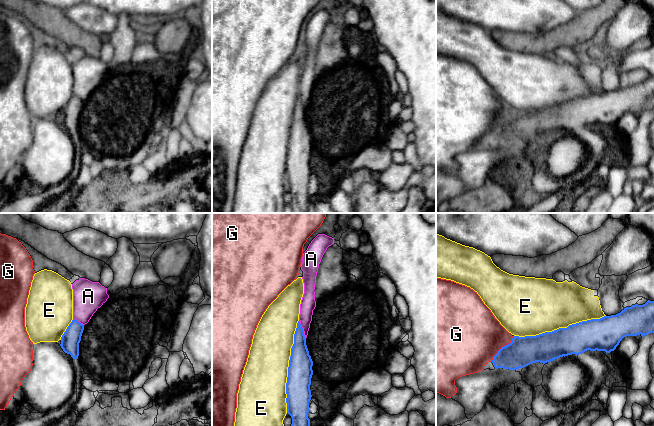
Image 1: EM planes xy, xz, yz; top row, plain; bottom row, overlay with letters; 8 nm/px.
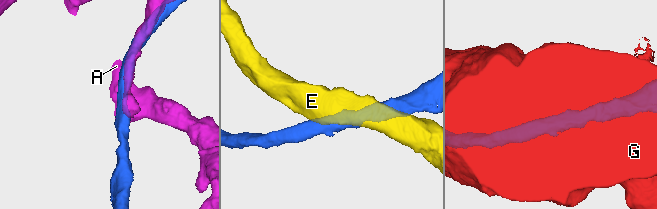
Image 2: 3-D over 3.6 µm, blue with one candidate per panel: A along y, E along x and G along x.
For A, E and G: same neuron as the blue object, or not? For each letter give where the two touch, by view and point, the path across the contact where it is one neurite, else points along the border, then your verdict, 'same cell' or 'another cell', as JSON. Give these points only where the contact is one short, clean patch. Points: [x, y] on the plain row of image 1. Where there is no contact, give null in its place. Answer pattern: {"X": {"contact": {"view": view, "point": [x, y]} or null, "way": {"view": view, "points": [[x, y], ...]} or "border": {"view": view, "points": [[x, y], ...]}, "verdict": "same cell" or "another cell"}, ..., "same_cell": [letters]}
{"A": {"contact": {"view": "xz", "point": [302, 105]}, "verdict": "another cell"}, "E": {"contact": {"view": "xz", "point": [289, 142]}, "verdict": "another cell"}, "G": {"contact": {"view": "yz", "point": [502, 123]}, "verdict": "another cell"}, "same_cell": []}

